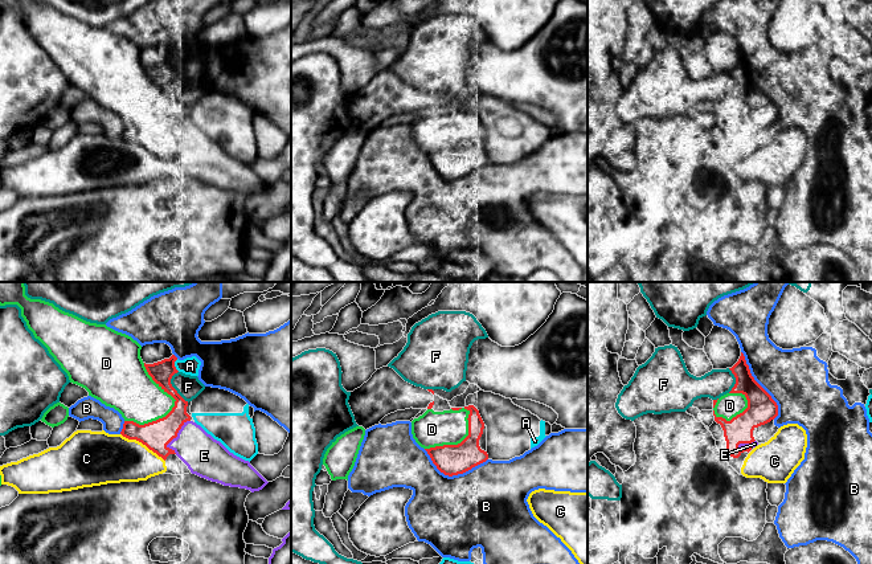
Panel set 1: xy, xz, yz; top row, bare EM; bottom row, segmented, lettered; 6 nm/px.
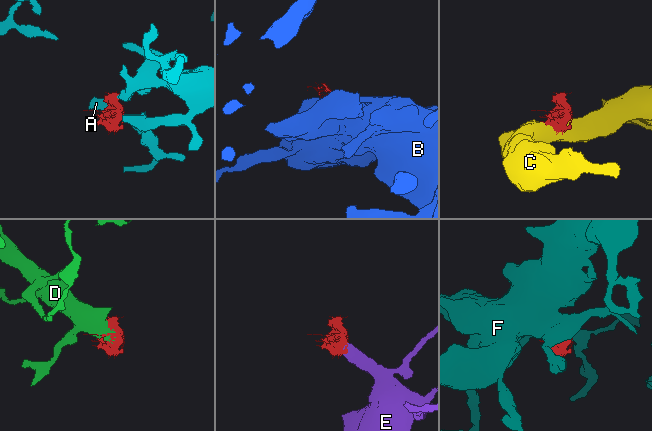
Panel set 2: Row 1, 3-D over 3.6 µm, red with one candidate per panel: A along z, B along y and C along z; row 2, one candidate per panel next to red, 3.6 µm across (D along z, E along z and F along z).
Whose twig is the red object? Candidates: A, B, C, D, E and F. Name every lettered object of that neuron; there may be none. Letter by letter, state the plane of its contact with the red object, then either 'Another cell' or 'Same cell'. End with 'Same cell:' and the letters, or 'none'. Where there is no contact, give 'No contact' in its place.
A: Touches red in xy. Another cell
B: Touches red in xz. Another cell
C: Touches red in xy. Another cell
D: Touches red in xy. Same cell
E: Touches red in xy. Same cell
F: Touches red in xy. Another cell
Same cell: D, E

